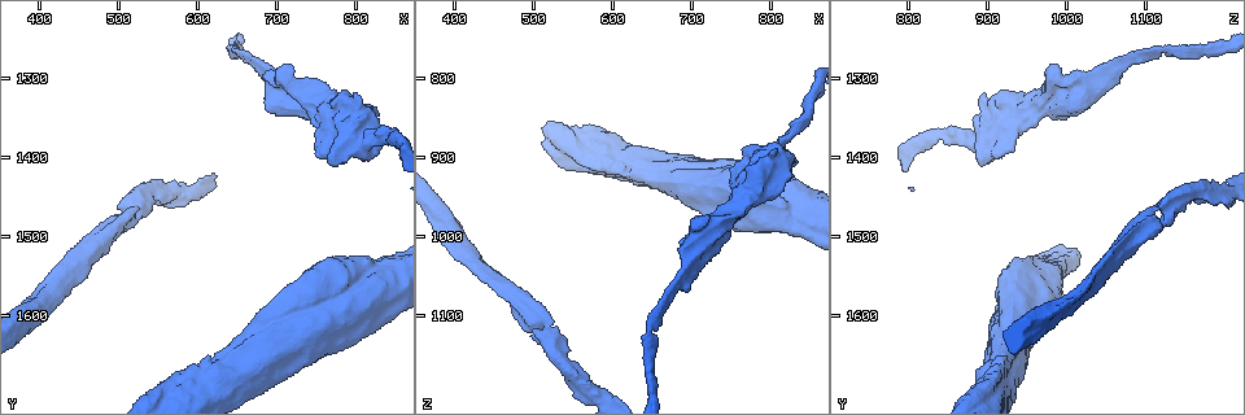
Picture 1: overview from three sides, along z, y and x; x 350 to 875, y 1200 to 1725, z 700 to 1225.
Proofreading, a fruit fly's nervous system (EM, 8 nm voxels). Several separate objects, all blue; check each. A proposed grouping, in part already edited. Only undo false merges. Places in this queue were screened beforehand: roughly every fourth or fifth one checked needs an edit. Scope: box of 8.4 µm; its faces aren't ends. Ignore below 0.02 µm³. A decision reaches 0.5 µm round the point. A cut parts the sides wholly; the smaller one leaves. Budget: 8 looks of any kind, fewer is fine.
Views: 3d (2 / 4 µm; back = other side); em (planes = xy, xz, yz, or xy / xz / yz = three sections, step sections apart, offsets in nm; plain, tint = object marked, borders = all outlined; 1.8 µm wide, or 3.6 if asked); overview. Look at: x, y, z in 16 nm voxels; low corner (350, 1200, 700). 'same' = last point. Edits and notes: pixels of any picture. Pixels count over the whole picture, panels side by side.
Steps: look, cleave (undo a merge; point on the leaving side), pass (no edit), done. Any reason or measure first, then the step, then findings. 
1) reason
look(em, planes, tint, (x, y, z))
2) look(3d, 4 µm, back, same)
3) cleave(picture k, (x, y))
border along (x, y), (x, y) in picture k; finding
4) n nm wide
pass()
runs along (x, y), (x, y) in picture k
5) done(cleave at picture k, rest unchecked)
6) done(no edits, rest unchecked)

thick turns thin
look(3d, 4 µm, (830, 1370, 860))

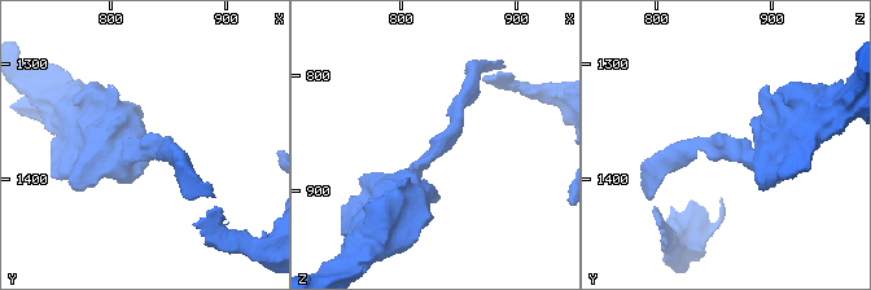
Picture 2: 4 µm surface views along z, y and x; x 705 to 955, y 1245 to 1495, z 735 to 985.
shape alone is not enough
look(em, yz, step 16, borders, (834, 1372, 864))

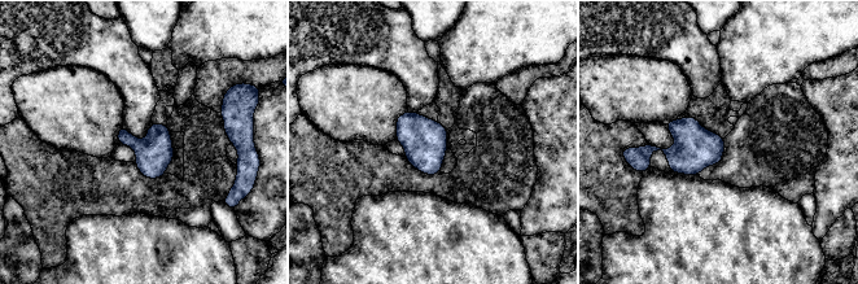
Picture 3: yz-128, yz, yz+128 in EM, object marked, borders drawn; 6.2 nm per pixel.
pass()
all the same neuron

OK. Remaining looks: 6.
arms part here
look(3d, 2 µm, (735, 1325, 985))

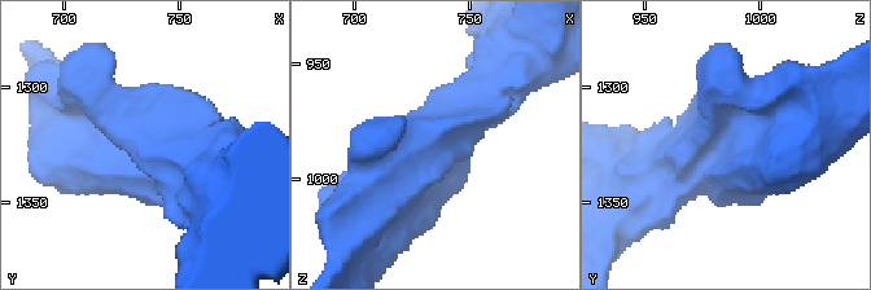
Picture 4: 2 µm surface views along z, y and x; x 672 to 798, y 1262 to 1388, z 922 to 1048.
now the EM
look(em, planes, plain, (738, 1328, 983))

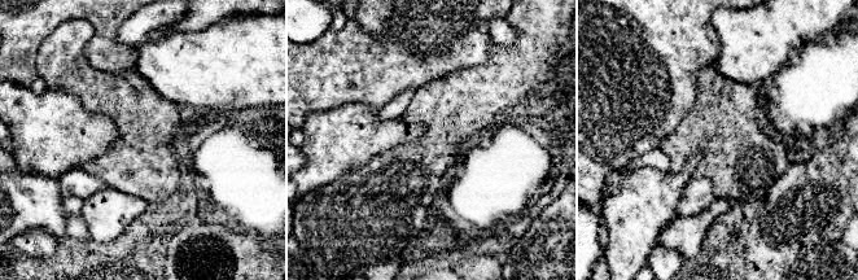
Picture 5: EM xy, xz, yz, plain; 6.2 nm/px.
with the object marked
look(em, planes, tint, same)

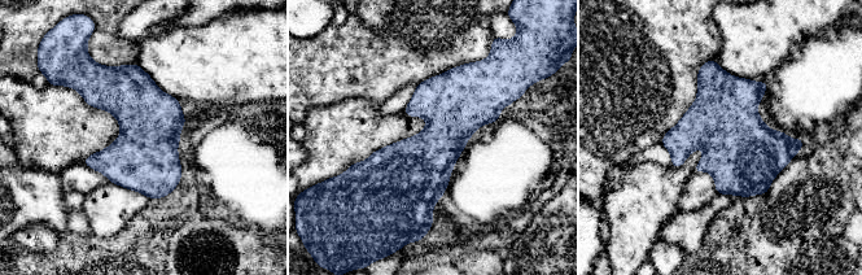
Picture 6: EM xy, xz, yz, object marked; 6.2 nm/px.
pass()
continuous, no second neuron

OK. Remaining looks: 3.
thick turns thin
look(em, 3.6 µm, yz, step 8, plain, (830, 1540, 985))

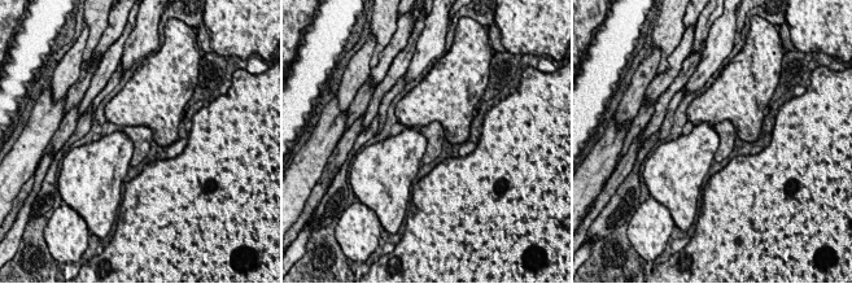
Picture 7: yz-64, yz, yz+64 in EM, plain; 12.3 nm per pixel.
with the object marked
look(em, 3.6 µm, yz, step 8, tint, same)

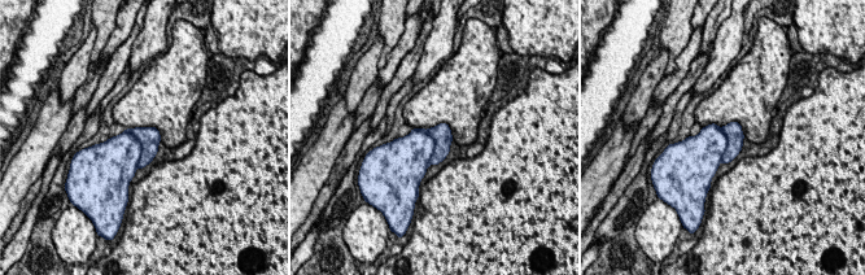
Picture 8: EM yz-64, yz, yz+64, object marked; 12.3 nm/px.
cleave(picture 8, (149, 138))
a second neuron is stuck on

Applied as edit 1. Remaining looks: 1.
done(cleave at picture 8, rest unchecked)

